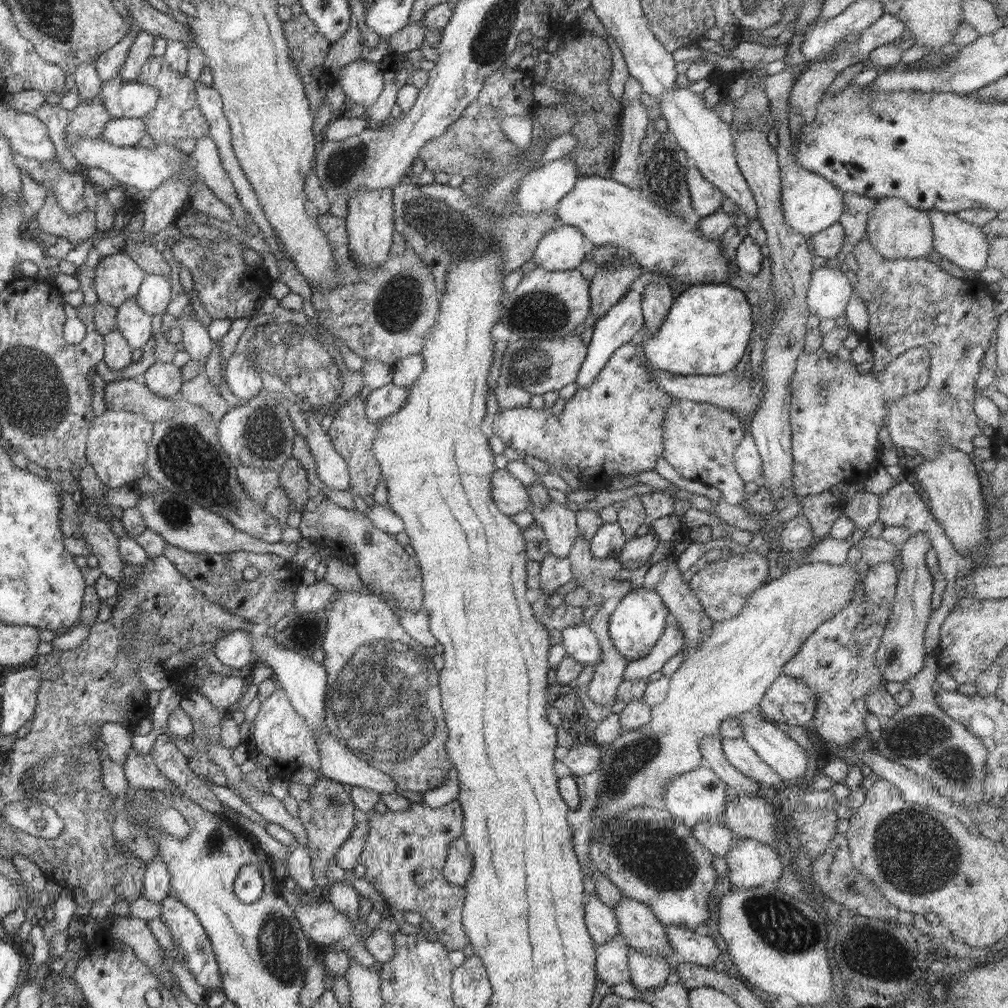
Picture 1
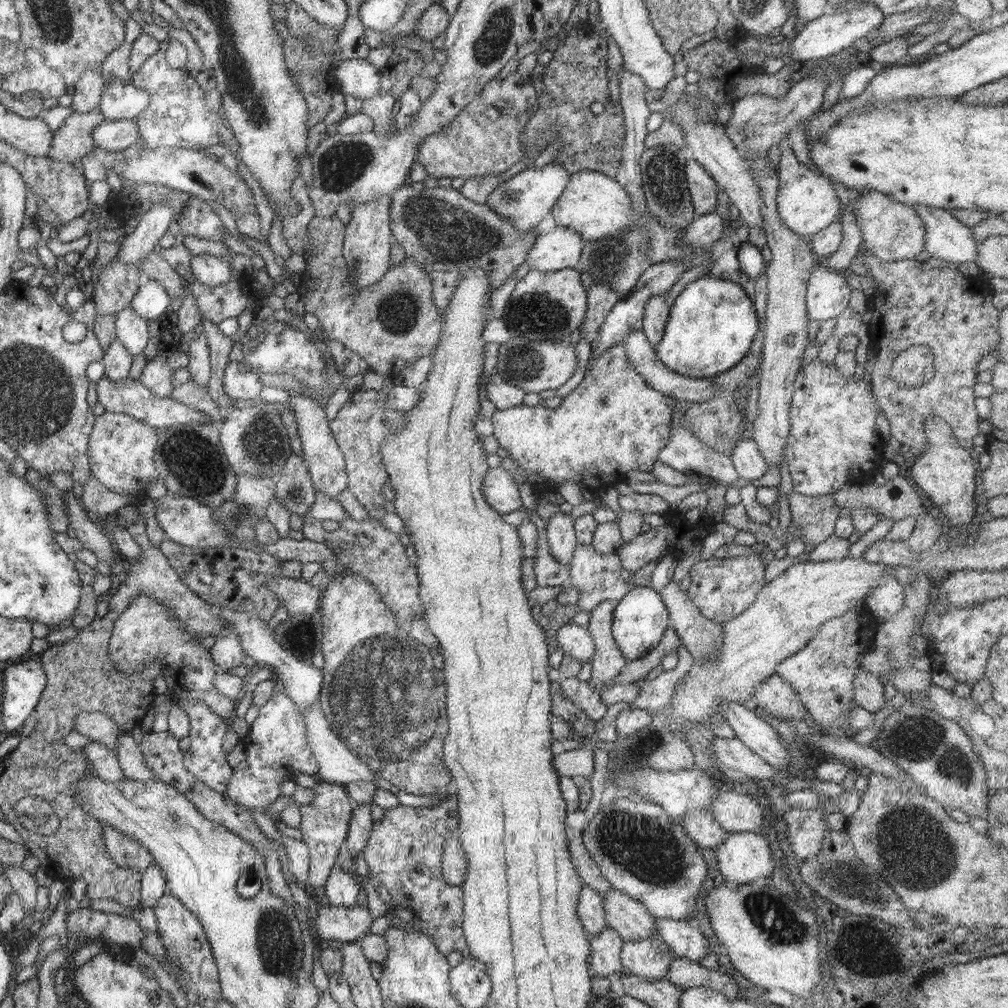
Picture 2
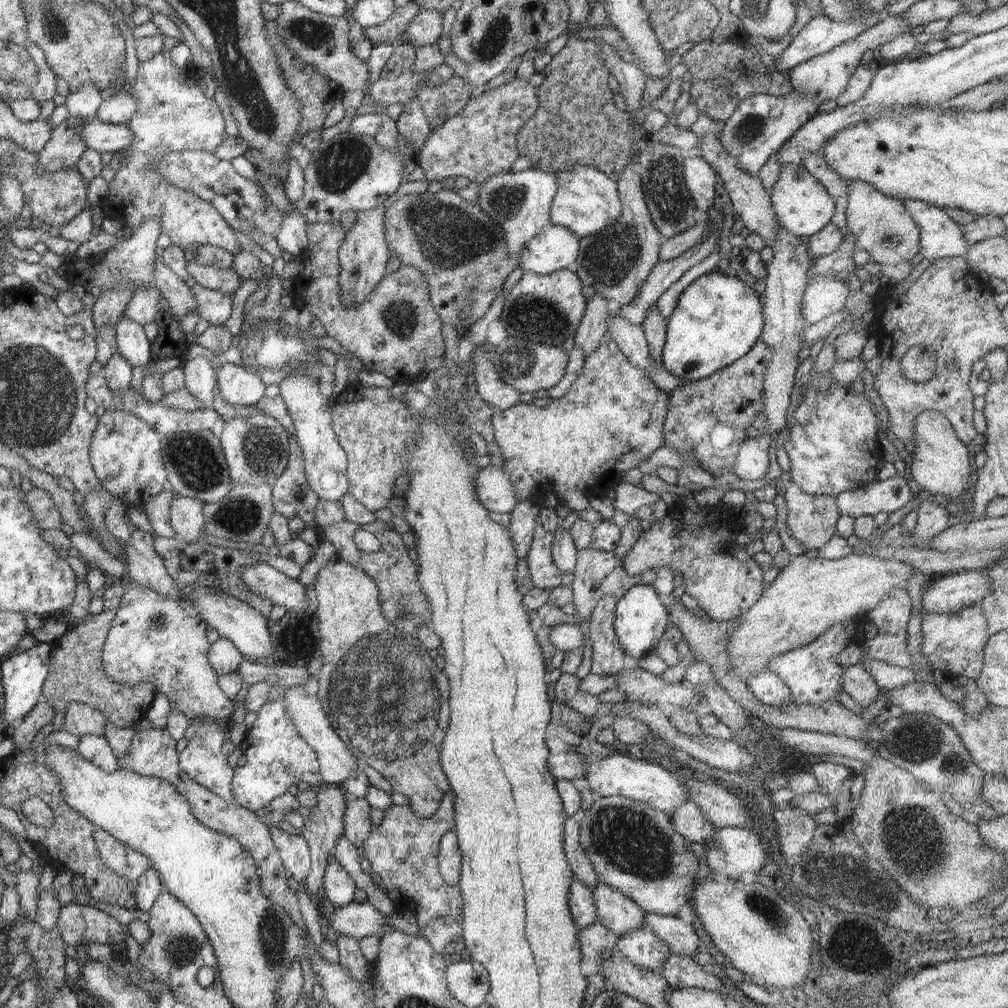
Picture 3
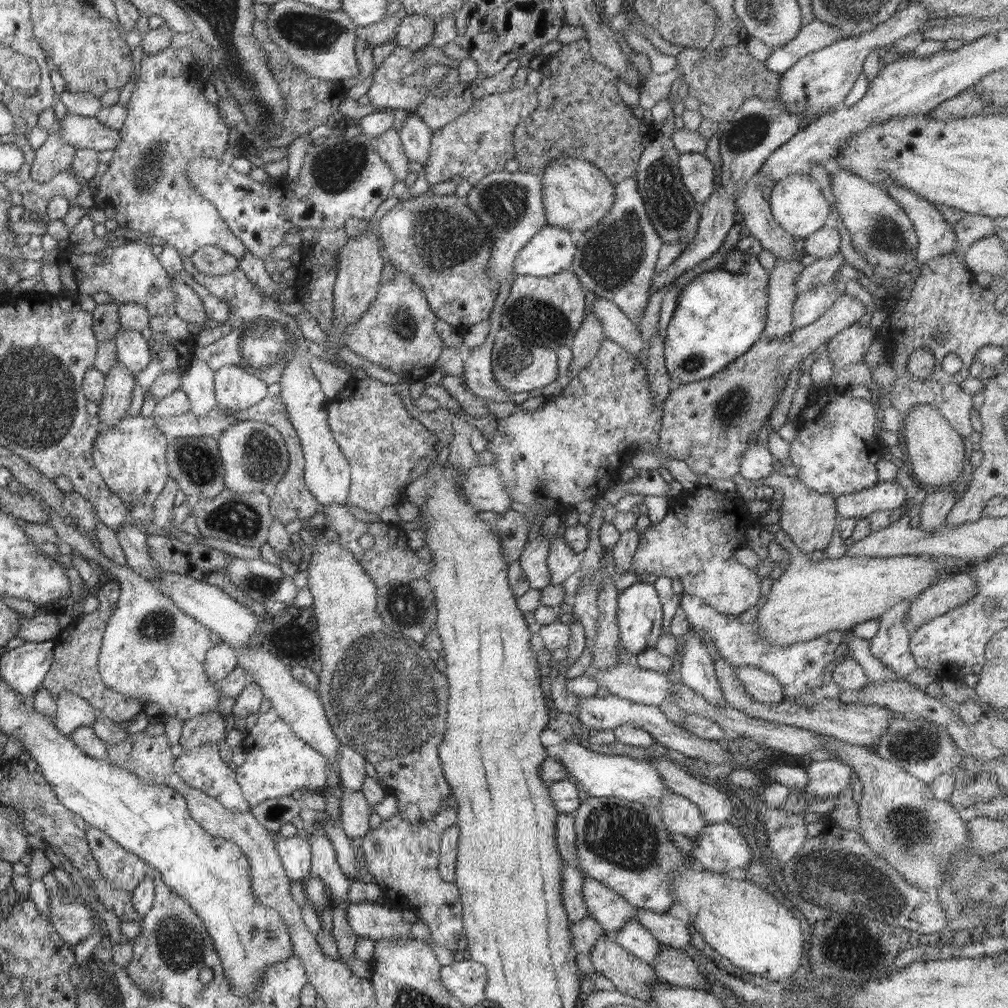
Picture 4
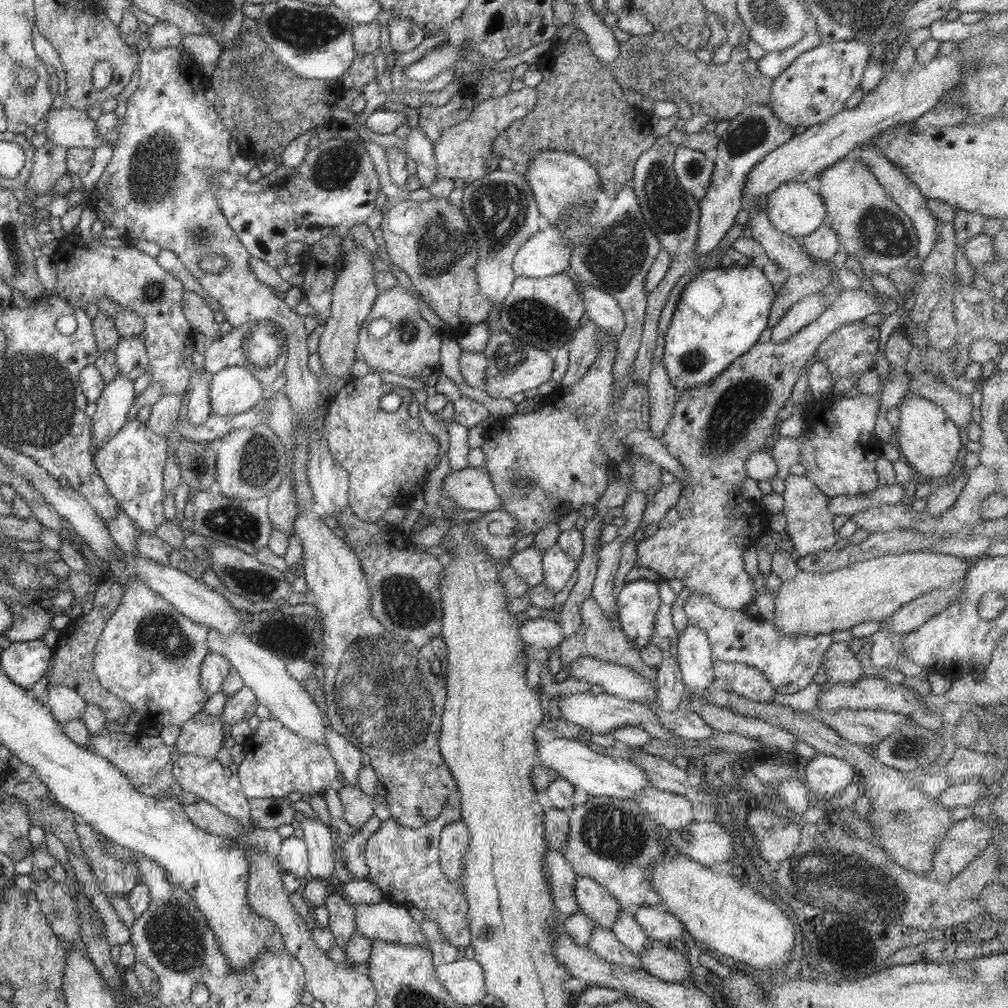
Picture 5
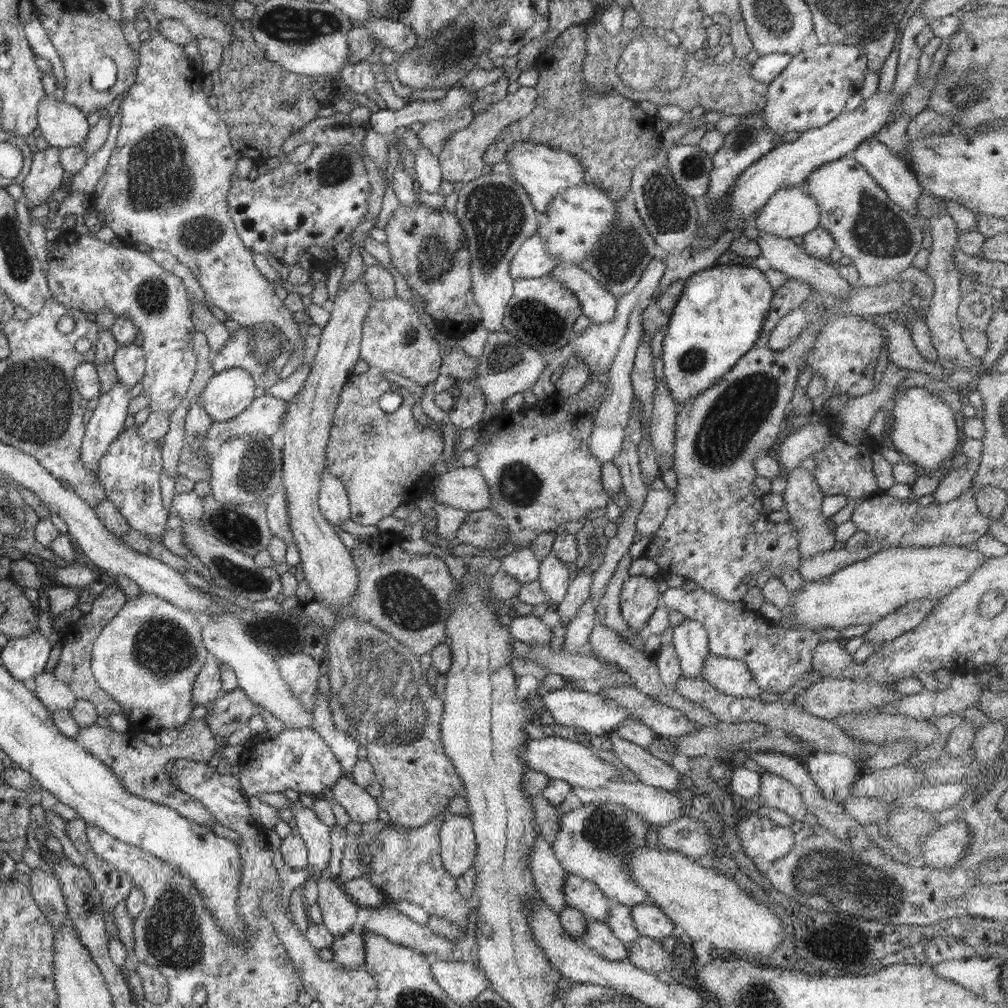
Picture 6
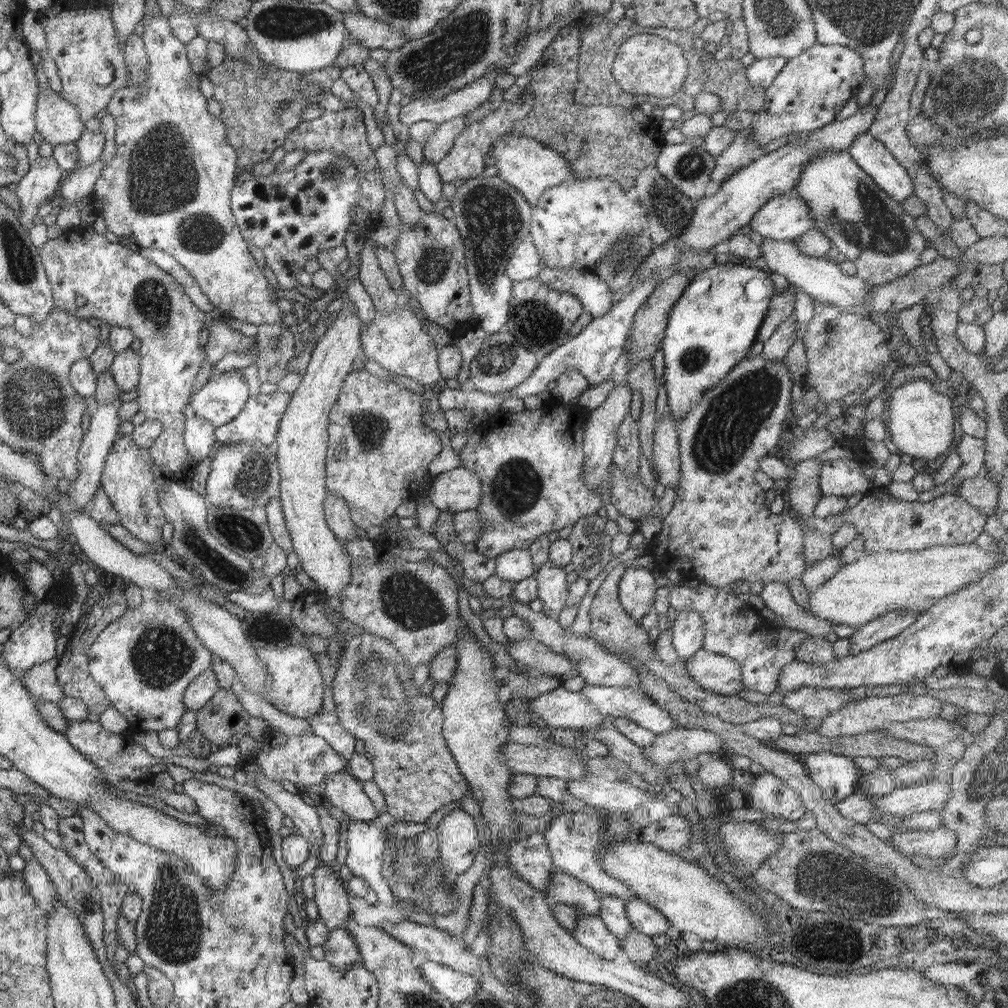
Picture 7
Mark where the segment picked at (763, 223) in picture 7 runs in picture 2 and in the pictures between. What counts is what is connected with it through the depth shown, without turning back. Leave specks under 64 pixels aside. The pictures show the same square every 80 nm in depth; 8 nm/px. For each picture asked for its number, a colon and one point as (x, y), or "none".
2: (807, 203)
3: (802, 205)
4: (801, 209)
5: (795, 211)
6: (790, 213)

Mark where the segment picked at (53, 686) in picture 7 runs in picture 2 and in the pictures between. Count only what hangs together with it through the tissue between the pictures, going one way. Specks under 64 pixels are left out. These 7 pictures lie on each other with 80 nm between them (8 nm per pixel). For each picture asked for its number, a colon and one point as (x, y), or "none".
2: (97, 726)
3: (80, 719)
4: (72, 712)
5: (66, 704)
6: (55, 694)

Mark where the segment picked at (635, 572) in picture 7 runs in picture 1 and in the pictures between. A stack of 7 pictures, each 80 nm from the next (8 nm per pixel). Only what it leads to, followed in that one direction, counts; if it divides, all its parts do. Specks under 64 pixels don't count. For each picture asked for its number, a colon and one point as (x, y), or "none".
1: (638, 621)
2: (640, 618)
3: (640, 621)
4: (639, 613)
5: (636, 605)
6: (640, 596)

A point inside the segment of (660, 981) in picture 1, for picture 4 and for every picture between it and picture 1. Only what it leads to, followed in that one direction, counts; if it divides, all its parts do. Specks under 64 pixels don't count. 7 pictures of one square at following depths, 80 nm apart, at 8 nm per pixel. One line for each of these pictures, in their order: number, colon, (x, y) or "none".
2: (650, 959)
3: (642, 947)
4: (634, 938)

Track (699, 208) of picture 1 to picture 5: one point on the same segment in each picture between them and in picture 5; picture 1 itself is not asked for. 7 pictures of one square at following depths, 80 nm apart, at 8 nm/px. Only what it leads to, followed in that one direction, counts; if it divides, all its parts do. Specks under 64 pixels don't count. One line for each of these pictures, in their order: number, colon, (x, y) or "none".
2: (703, 189)
3: (699, 174)
4: (697, 172)
5: (693, 168)

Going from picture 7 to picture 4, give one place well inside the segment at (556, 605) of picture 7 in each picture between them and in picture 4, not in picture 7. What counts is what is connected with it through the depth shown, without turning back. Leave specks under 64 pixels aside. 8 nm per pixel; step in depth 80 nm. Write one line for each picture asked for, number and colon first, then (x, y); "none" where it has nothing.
4: (563, 562)
5: (558, 567)
6: (554, 578)

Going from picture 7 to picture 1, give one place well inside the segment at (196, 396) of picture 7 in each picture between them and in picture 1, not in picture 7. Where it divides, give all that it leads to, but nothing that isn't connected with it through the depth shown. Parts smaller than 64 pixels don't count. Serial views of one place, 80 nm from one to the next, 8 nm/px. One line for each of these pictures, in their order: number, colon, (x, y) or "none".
1: (244, 383)
2: (239, 384)
3: (238, 387)
4: (235, 389)
5: (232, 391)
6: (227, 394)

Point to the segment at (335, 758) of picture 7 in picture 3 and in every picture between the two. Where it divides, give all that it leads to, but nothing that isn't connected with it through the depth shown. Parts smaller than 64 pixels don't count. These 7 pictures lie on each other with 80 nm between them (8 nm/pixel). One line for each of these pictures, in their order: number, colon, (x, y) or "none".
3: (277, 756)
4: (278, 762)
5: (277, 761)
6: (299, 759)

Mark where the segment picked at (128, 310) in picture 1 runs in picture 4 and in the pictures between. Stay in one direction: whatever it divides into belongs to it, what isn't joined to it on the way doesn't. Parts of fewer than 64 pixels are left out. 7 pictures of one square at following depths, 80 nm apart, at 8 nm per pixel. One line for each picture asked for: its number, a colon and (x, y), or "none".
2: (132, 330)
3: (132, 343)
4: (133, 351)

